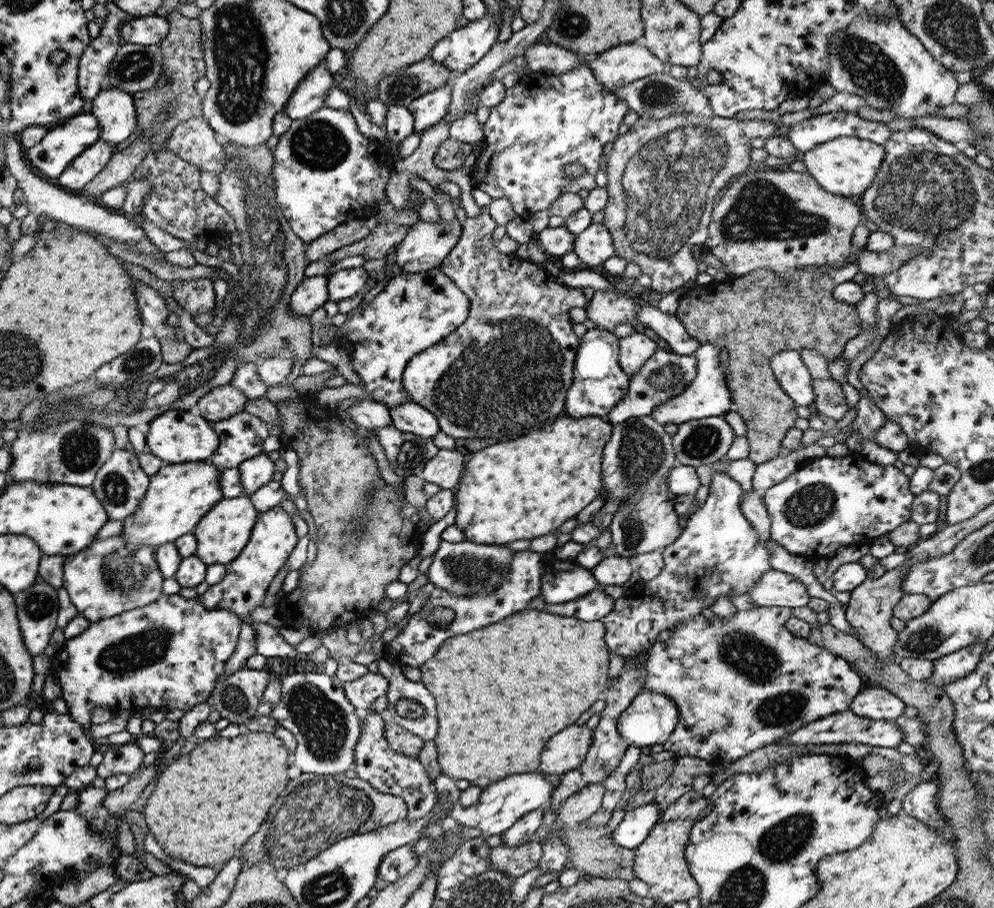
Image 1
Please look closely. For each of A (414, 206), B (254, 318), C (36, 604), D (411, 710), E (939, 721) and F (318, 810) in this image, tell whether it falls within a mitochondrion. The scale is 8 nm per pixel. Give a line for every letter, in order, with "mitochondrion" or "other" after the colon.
A: other
B: mitochondrion
C: mitochondrion
D: mitochondrion
E: other
F: mitochondrion

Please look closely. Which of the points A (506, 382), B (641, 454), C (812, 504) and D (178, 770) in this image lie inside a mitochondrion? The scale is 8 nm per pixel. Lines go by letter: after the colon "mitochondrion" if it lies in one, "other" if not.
A: mitochondrion
B: mitochondrion
C: mitochondrion
D: other

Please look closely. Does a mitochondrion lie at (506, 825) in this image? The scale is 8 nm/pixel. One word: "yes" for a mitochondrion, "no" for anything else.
no

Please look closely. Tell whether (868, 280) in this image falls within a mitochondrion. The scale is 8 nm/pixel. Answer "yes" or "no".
no

